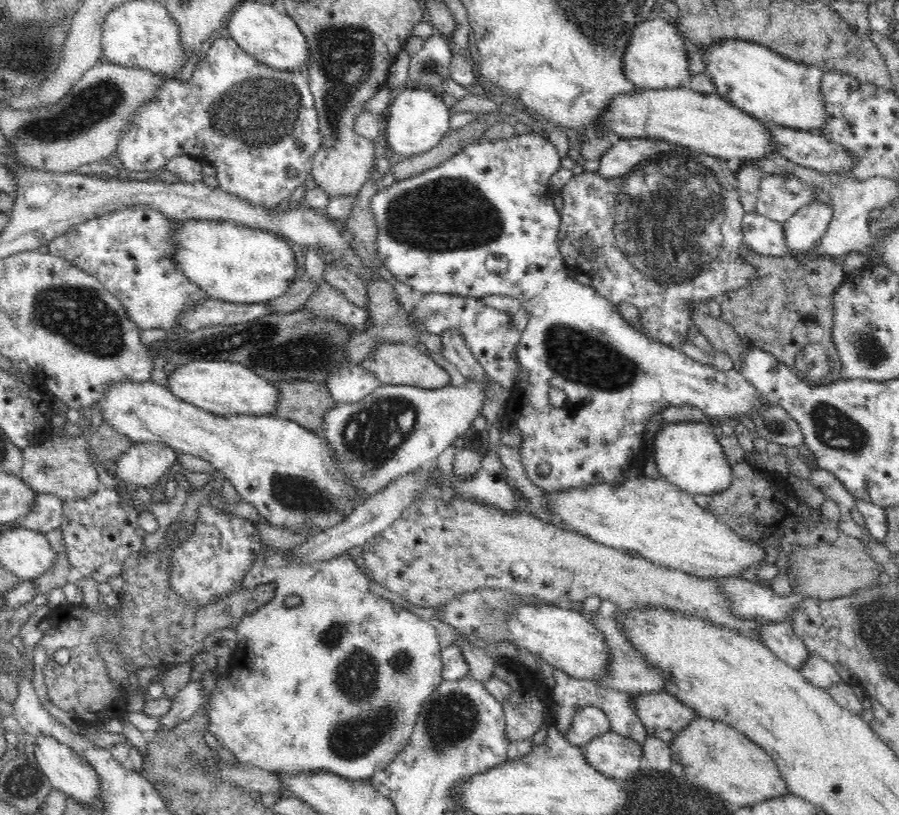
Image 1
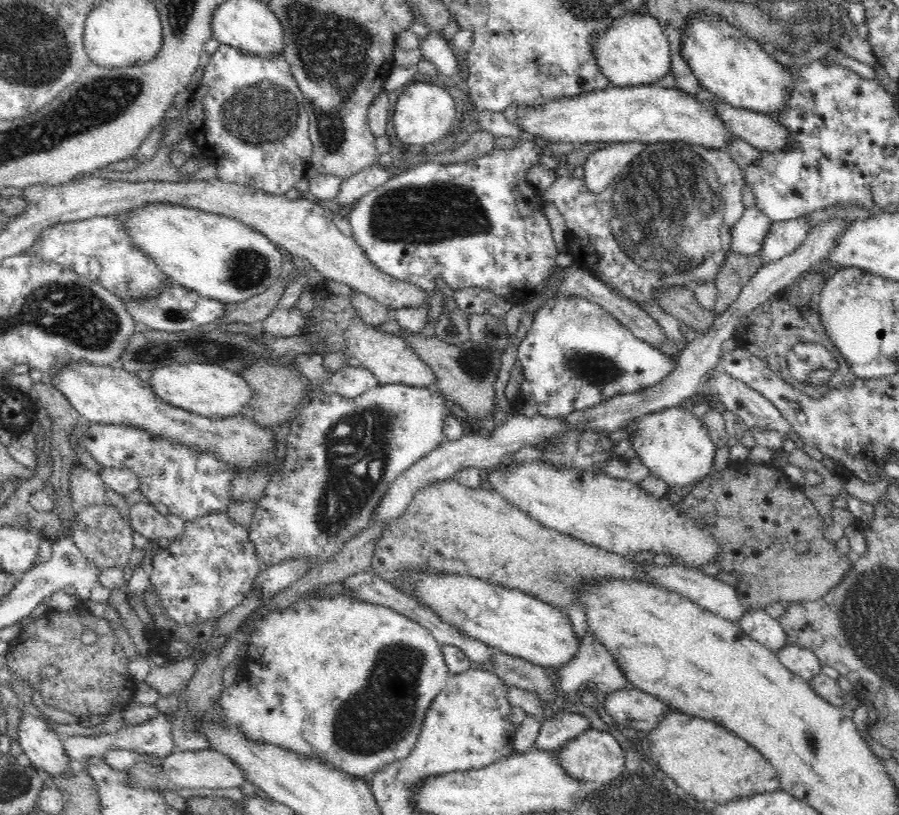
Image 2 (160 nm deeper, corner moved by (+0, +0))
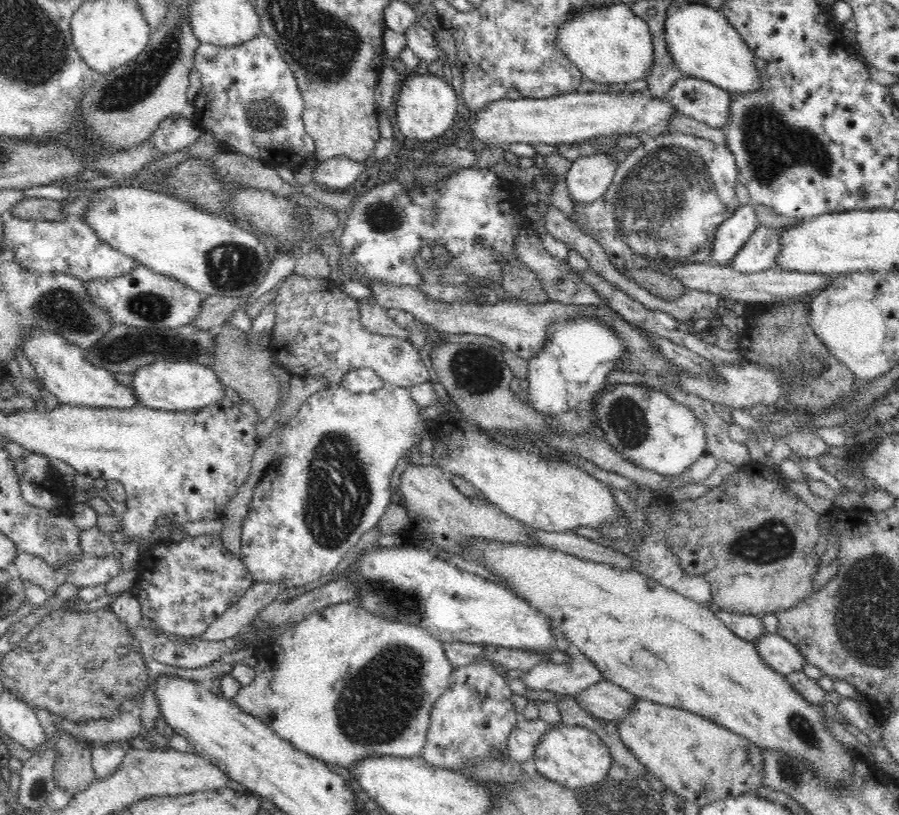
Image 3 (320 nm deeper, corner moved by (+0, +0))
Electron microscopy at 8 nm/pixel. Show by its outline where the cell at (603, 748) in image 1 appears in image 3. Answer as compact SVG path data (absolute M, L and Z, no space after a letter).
M561 723L554 725L541 741L536 745L533 758L536 763L537 773L547 780L553 780L566 789L582 788L590 784L596 784L608 775L611 757L609 748L603 740L590 729L570 726Z

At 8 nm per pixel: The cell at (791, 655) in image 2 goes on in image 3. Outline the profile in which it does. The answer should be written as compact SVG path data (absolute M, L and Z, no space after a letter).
M764 633L751 642L757 649L762 660L776 672L784 675L802 671L807 664L798 648L778 633Z

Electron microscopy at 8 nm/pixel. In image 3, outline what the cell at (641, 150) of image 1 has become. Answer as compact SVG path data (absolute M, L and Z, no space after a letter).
M616 153L584 154L571 162L566 177L569 197L577 204L592 204L602 198L612 182L620 159Z

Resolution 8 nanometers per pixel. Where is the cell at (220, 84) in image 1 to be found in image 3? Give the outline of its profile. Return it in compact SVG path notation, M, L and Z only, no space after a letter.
M265 35L256 36L253 40L246 43L238 44L238 46L220 47L214 44L202 43L197 48L195 54L195 67L201 76L201 89L195 98L195 112L196 120L200 126L201 131L208 131L212 133L218 141L220 141L221 151L235 152L238 154L245 154L251 158L260 159L264 164L269 164L270 151L275 156L275 160L280 164L287 166L294 173L298 172L300 165L304 164L305 160L315 154L314 139L306 132L305 124L303 121L303 112L305 104L297 78L295 77L294 71L290 68L290 65L280 56L274 40L266 37Z

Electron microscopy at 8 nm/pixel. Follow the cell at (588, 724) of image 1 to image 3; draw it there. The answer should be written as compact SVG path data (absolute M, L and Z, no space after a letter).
M519 717L507 738L509 758L522 763L530 756L532 757L542 735L545 735L545 732L548 732L553 726L554 724L548 724L540 718L528 720Z

